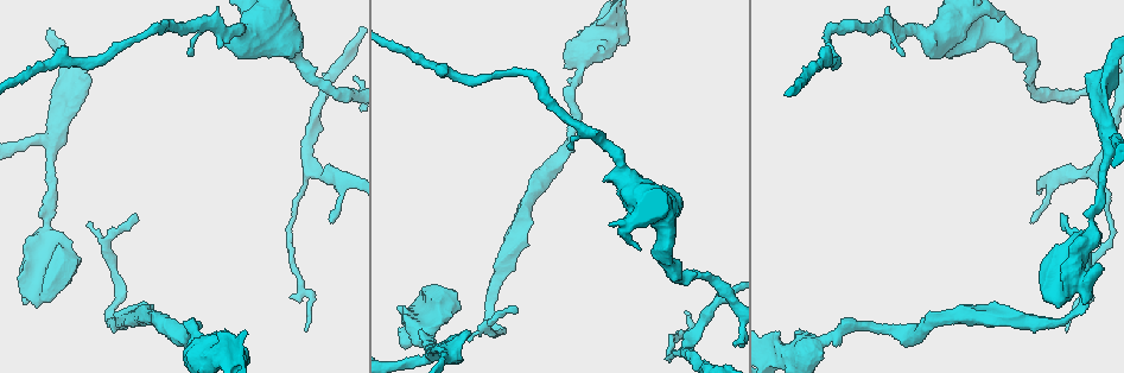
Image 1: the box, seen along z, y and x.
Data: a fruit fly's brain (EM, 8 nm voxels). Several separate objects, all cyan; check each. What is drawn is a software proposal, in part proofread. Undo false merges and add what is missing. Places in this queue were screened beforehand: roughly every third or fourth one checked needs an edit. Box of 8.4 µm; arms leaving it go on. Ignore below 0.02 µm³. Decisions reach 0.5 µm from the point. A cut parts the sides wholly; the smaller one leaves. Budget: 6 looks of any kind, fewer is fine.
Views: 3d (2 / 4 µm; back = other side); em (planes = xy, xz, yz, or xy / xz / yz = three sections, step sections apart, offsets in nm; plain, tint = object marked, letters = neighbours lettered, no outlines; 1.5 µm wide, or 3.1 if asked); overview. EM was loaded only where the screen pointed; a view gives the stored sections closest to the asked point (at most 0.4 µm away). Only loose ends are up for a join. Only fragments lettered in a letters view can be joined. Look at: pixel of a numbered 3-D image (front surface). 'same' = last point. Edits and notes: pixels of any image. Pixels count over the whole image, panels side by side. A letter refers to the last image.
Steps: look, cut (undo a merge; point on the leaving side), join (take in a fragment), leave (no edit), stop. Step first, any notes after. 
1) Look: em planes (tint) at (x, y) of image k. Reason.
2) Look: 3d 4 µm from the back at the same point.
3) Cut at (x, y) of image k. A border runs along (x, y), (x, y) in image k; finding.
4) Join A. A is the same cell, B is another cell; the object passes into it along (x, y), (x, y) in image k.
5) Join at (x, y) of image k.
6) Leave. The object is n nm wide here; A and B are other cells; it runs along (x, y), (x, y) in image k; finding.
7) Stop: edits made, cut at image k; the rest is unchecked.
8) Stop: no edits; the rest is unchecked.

Look: em xy step 4 (letters) at (1032, 222) of image 1. Tapers out.

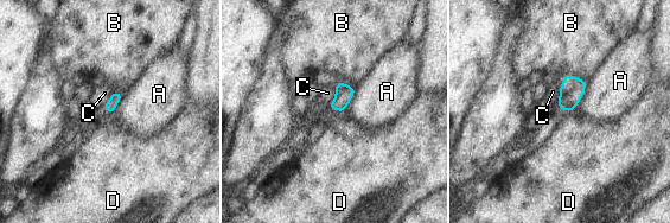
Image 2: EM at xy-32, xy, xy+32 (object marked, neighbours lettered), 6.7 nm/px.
Look: em planes (letters) at the same point.

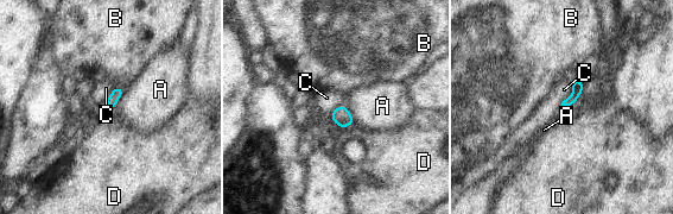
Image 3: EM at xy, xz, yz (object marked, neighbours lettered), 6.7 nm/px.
Leave. A, B, C and D are other cells; a border runs along (571, 83), (572, 92), (565, 98) in image 3; none of them fits.

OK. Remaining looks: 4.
Look: em yz step 4 (tint) at (1062, 214) of image 1. Free end.

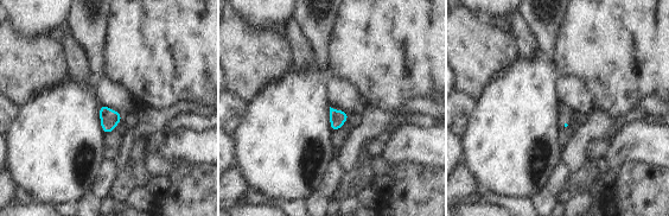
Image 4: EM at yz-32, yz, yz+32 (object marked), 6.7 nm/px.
Look: em planes (letters) at the same point.

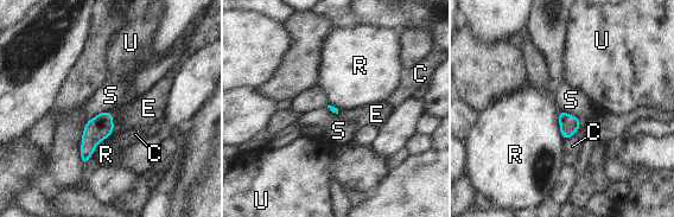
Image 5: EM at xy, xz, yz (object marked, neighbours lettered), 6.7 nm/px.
Join E. E is the same cell, C, R, S and U are other cells; the object passes into it along (96, 129), (110, 114), (144, 110) in image 5; it goes on there.

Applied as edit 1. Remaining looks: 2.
Look: em planes (tint) at (25, 304) of image 1. Branch stops here.

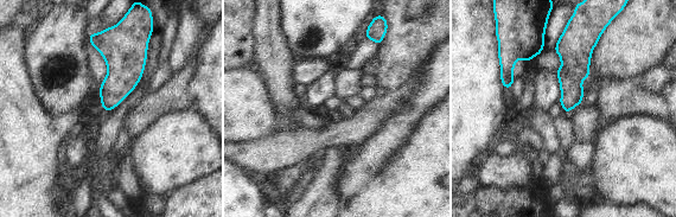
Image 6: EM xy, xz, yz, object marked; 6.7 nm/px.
Look: em planes (letters) at the same point. See the neighbours.

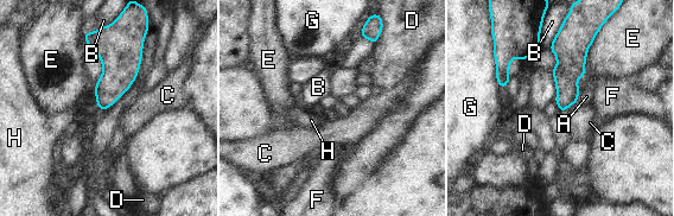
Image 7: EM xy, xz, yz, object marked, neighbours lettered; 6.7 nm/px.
Leave. A, B, C, D, E, F, G and H are other cells; a border runs along (577, 101), (564, 110) in image 7; no lettered fragment goes on from it.

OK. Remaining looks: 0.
Stop: edits made, join at image 5; the rest is unchecked.

